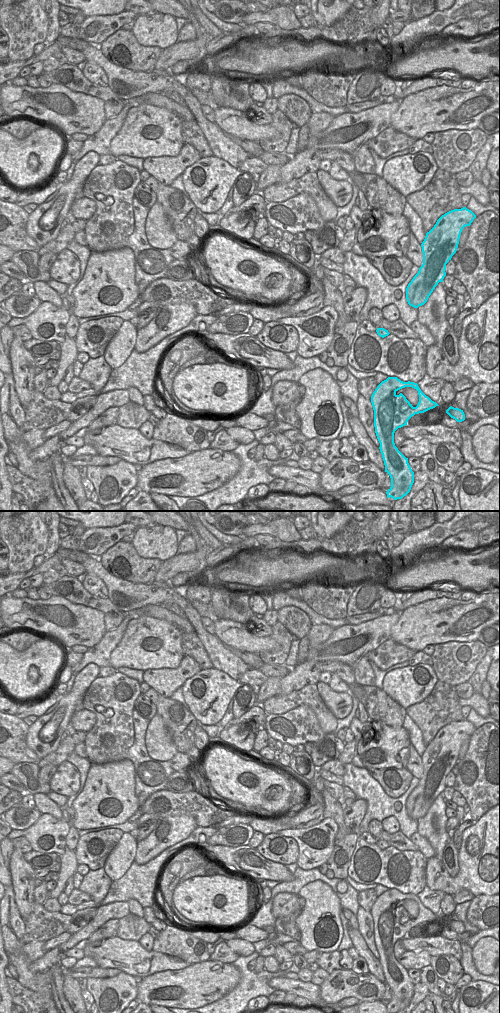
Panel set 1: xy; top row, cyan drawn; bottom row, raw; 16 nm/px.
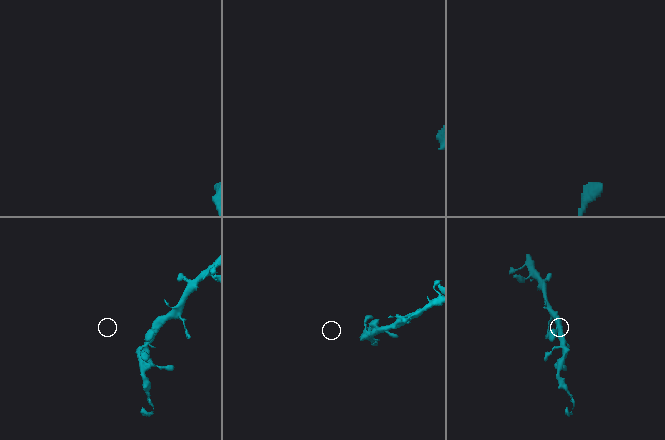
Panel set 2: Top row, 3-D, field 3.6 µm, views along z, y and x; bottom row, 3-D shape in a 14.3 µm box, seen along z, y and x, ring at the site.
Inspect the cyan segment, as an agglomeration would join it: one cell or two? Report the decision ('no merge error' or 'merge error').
no merge error

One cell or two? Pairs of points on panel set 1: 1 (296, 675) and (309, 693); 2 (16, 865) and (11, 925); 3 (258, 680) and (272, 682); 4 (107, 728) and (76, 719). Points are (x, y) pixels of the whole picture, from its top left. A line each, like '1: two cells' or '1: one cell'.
1: two cells
2: two cells
3: two cells
4: two cells

